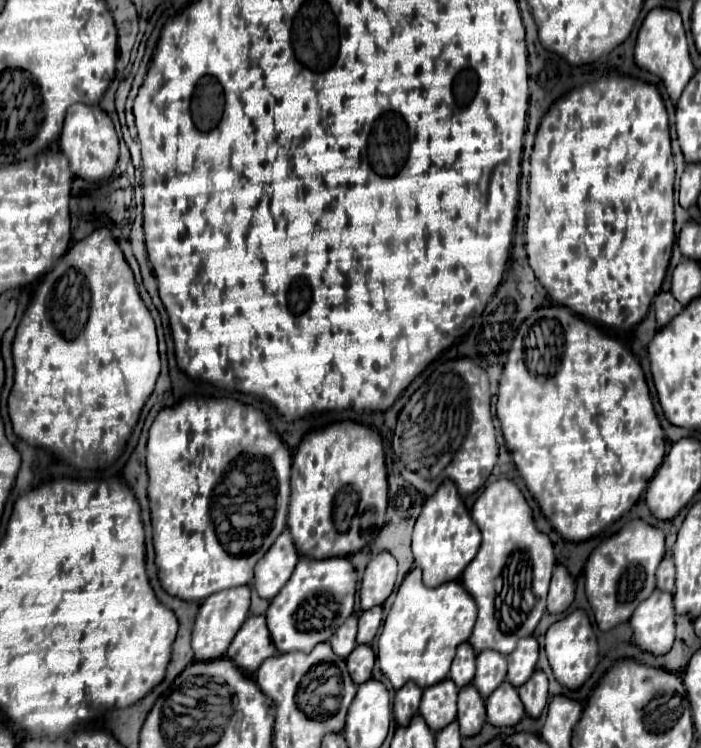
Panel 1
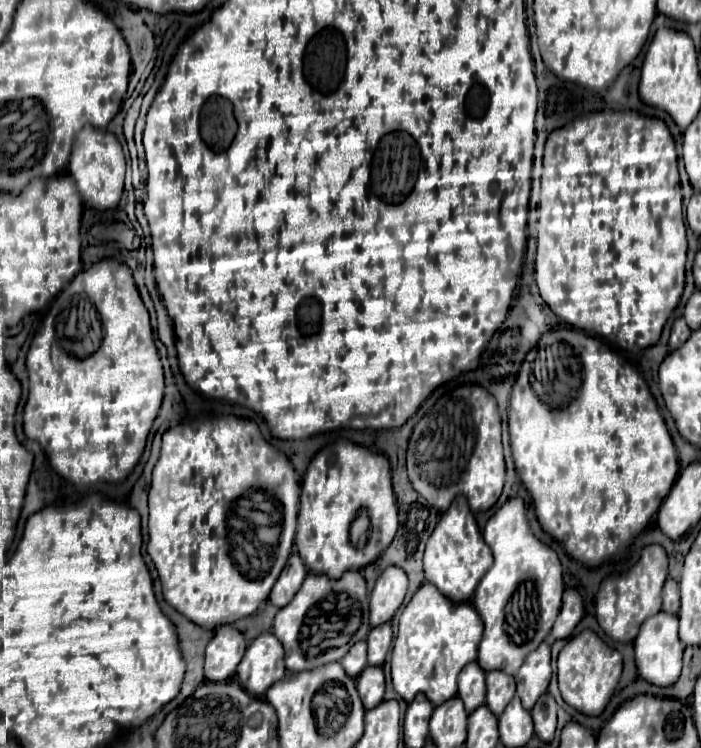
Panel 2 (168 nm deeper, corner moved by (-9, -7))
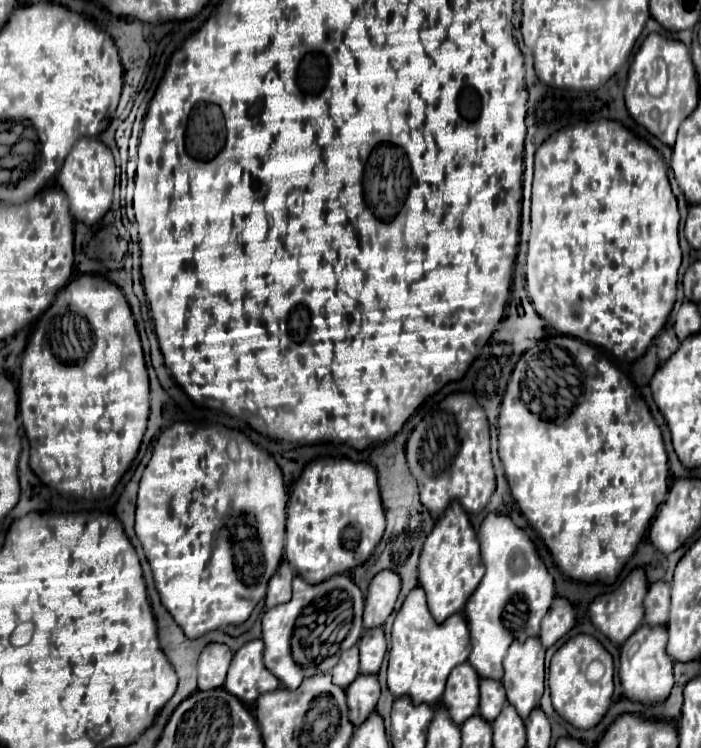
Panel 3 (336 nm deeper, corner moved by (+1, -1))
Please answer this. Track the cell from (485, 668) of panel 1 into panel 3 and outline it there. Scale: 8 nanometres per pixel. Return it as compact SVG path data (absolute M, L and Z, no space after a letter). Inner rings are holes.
M482 678L480 680L480 710L478 710L480 716L492 722L500 714L500 708L504 706L504 702L506 702L506 692L500 680Z

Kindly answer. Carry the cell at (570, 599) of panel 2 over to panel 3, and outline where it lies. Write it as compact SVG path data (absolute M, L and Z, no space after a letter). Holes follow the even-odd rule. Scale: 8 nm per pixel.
M556 596L552 602L552 608L548 610L548 616L544 616L542 620L540 640L544 648L558 642L574 626L574 622L576 622L576 616L574 616L572 604L566 598Z

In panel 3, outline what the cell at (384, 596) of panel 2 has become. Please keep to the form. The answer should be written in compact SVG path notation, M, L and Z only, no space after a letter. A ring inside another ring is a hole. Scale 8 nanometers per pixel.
M380 570L372 578L366 594L364 628L376 628L386 622L386 618L394 610L398 592L400 592L400 576L396 572Z

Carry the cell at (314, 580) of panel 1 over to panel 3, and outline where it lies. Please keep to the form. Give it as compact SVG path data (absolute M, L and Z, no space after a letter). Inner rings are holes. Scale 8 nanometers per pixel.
M336 574L320 584L308 584L296 576L292 582L292 600L266 610L262 616L266 668L280 680L284 688L298 688L304 676L330 670L336 664L338 654L354 646L364 634L362 610L364 596L348 574ZM298 628L302 628L302 656L294 656L292 636Z

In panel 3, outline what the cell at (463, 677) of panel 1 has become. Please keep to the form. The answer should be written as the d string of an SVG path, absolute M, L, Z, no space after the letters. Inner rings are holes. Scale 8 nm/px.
M468 662L452 668L442 704L448 706L454 724L460 726L464 720L468 720L468 716L474 716L478 712L478 682L480 676Z

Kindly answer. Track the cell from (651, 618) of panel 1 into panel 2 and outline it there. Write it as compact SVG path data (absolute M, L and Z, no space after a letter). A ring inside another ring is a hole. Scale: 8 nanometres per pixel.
M658 612L656 616L648 618L642 624L640 634L634 640L634 658L636 658L638 676L660 688L672 686L680 678L682 652L684 652L684 644L678 638L678 618L674 614Z

